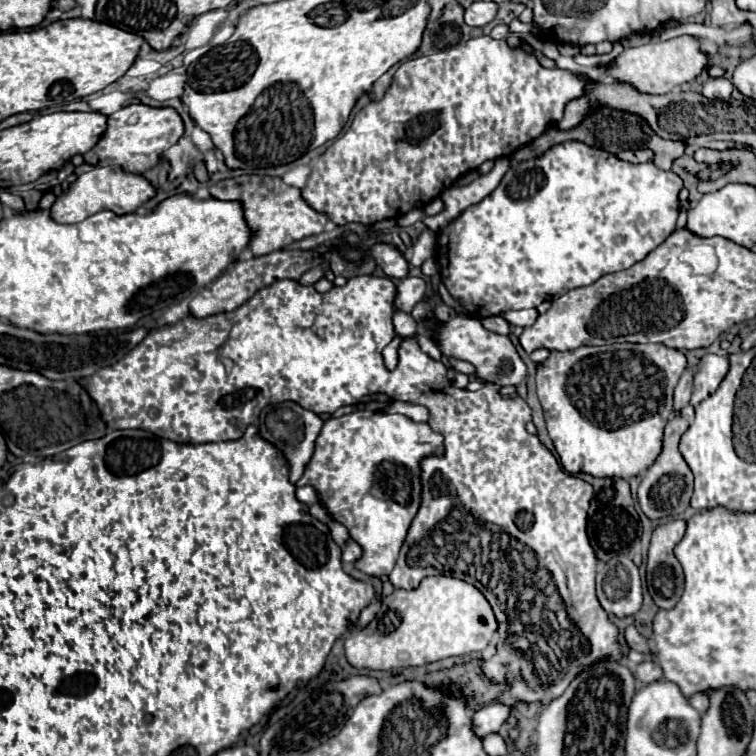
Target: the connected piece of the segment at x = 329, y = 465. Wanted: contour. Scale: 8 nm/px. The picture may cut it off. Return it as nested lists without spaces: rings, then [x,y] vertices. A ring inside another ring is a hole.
[[[353,411],[339,419],[327,419],[315,443],[315,453],[305,467],[303,477],[297,481],[297,487],[307,483],[315,487],[321,503],[327,507],[331,517],[345,525],[349,535],[361,545],[363,555],[353,563],[355,569],[377,577],[389,575],[421,501],[419,461],[421,457],[425,457],[425,453],[437,453],[437,449],[441,449],[441,435],[433,433],[427,423],[415,423],[405,415]]]

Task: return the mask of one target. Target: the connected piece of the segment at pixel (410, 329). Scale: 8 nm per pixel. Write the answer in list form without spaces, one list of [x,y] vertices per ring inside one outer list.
[[[395,311],[393,325],[395,325],[395,333],[401,335],[403,339],[409,339],[409,337],[417,335],[417,323],[415,323],[415,319],[409,313],[405,313],[405,311]]]

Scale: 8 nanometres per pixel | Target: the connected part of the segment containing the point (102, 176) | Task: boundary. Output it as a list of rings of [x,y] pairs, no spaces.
[[[93,167],[87,173],[81,173],[65,193],[61,193],[51,205],[51,219],[57,223],[79,223],[93,213],[103,209],[115,213],[133,213],[149,197],[155,195],[155,189],[143,175],[125,173],[121,167]]]

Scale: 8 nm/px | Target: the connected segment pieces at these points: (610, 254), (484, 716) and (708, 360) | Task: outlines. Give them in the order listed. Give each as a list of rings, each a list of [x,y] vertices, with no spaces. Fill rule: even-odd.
[[[567,141],[567,143],[555,145],[553,149],[545,151],[541,157],[511,165],[511,169],[505,173],[505,177],[501,179],[501,183],[495,191],[491,191],[483,201],[467,207],[455,221],[451,221],[445,229],[439,231],[439,235],[437,235],[437,263],[439,263],[441,273],[445,277],[445,287],[461,303],[461,307],[465,309],[465,313],[469,317],[483,319],[483,317],[491,317],[491,315],[501,315],[511,309],[531,309],[531,307],[541,305],[547,299],[553,299],[555,295],[565,295],[567,291],[571,291],[575,287],[591,285],[607,273],[629,269],[633,263],[645,259],[645,255],[649,251],[659,247],[669,237],[669,233],[675,231],[675,221],[679,215],[679,197],[677,195],[681,189],[683,189],[683,181],[679,179],[679,175],[675,175],[673,171],[661,171],[653,163],[633,165],[633,163],[621,161],[613,153],[605,153],[603,149],[593,149],[593,147],[581,145],[577,141]]]
[[[491,703],[491,705],[487,705],[487,707],[473,713],[473,719],[471,719],[473,727],[471,729],[477,737],[483,739],[489,733],[497,733],[499,727],[507,721],[507,717],[509,717],[509,707],[507,705]]]
[[[703,355],[697,365],[697,373],[693,377],[693,395],[691,395],[691,405],[695,407],[701,403],[717,385],[723,381],[725,373],[729,371],[729,361],[727,357],[721,355]]]

